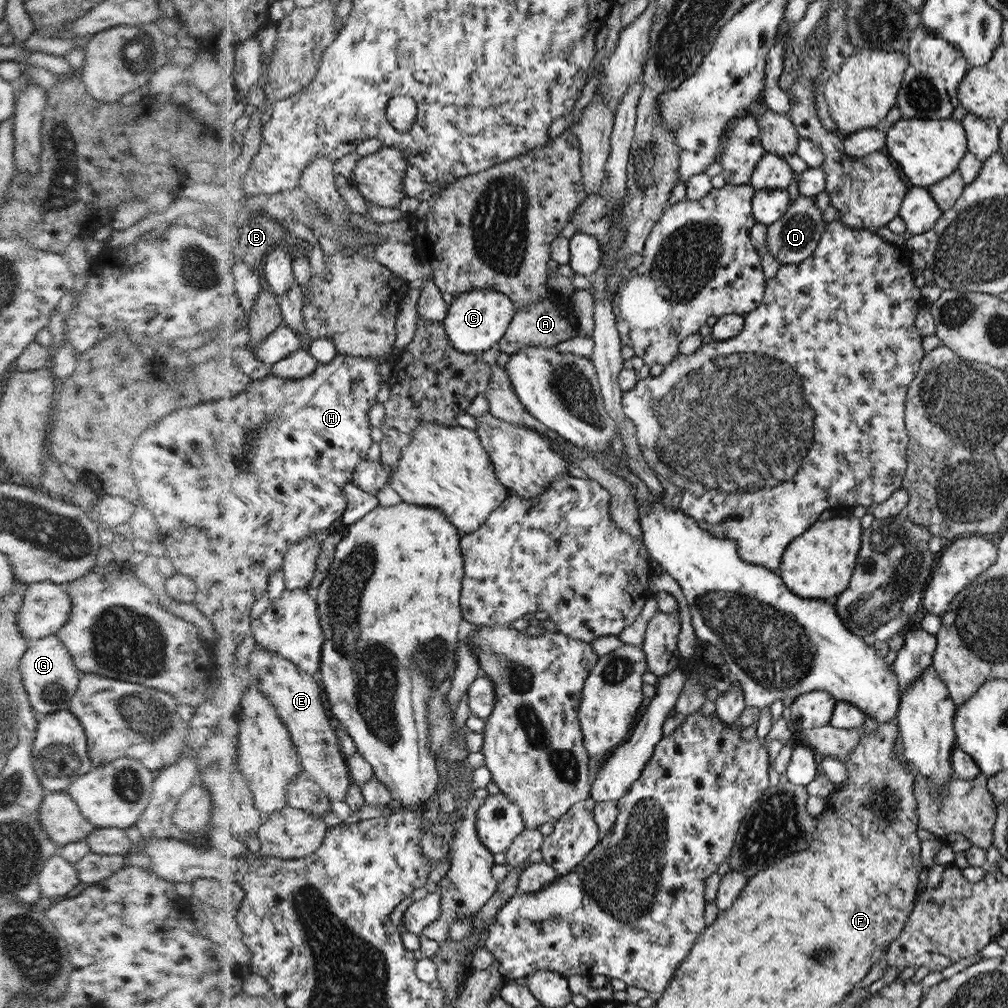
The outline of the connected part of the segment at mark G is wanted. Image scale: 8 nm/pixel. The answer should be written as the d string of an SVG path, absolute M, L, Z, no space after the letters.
M56 633L33 640L24 651L19 662L24 689L36 717L62 712L70 708L72 696L78 690L82 674L74 664L73 658Z

